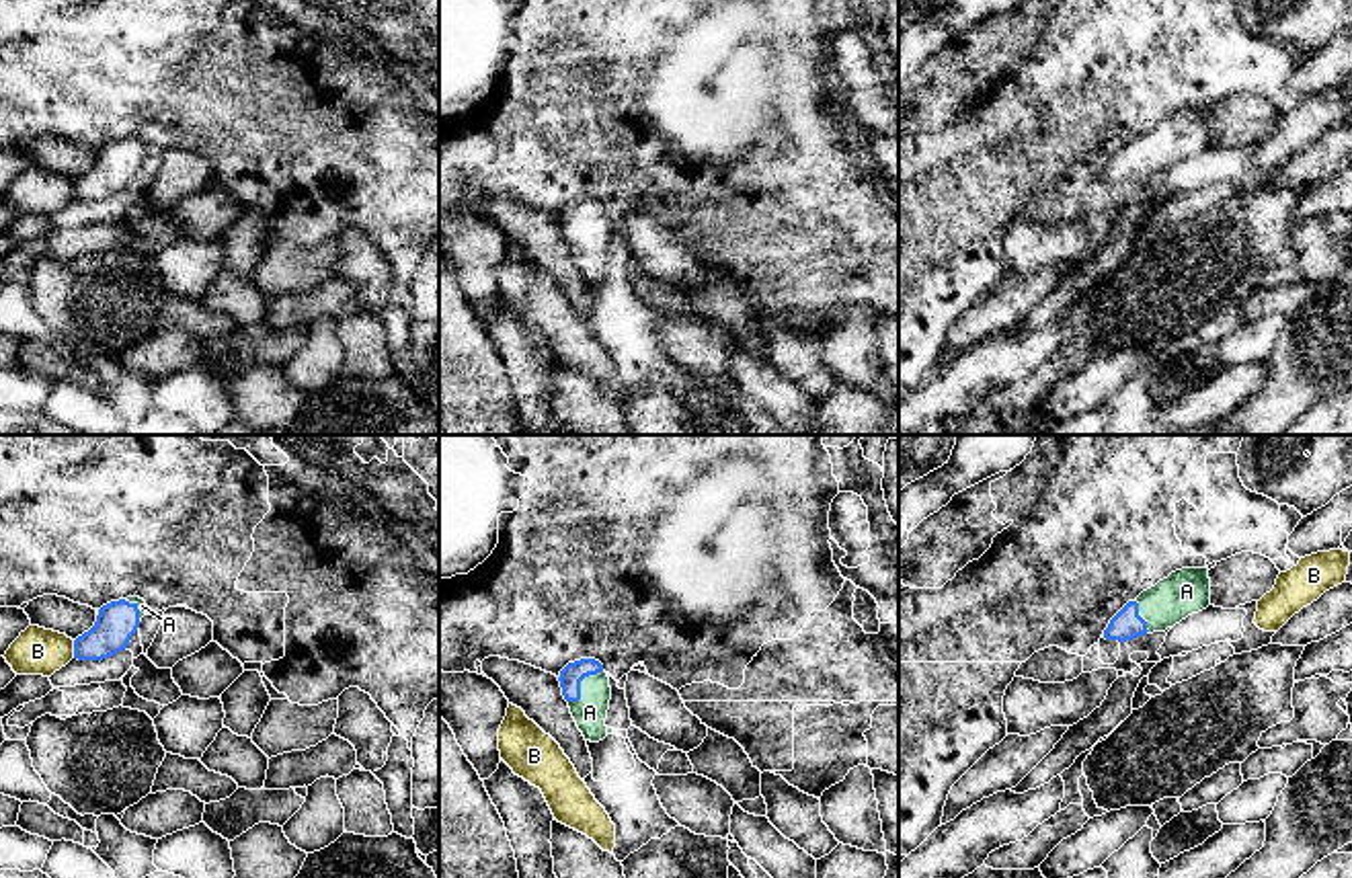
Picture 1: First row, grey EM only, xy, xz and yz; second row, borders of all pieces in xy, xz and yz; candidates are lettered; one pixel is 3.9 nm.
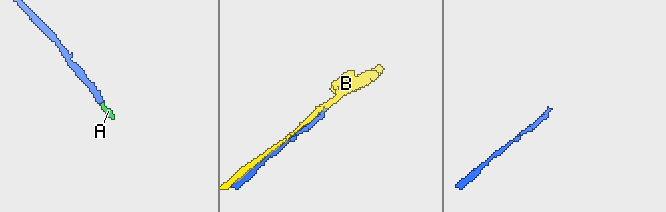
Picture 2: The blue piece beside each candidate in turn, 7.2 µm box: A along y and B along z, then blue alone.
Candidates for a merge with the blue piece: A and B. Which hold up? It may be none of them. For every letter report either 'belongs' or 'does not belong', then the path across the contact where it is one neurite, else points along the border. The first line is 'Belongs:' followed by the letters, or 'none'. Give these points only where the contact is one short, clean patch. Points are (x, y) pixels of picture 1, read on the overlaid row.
Belongs: A
A: belongs; way xz (573, 673), (579, 686), (587, 694), (589, 712)
B: does not belong

